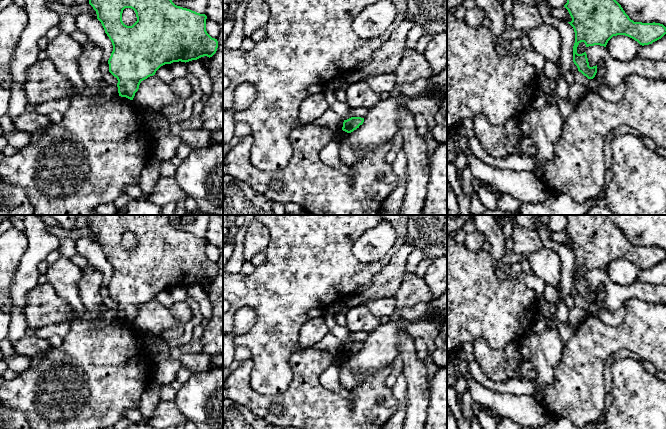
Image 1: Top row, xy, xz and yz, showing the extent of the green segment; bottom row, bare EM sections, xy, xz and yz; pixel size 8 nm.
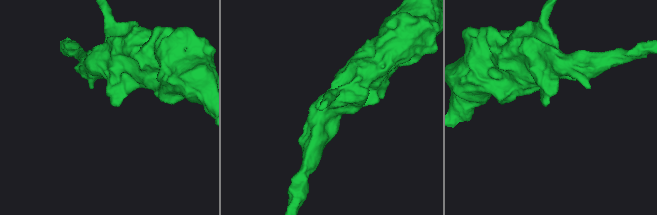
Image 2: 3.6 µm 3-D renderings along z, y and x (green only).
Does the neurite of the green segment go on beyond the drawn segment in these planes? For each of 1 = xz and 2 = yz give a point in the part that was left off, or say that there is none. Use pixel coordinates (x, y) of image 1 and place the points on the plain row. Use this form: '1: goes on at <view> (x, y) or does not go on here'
1: does not go on here
2: does not go on here

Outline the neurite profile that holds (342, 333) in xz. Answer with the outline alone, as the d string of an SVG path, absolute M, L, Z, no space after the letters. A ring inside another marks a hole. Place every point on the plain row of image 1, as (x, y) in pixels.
M335 325L331 330L335 337L337 337L343 344L351 342L349 335L351 333L350 329L347 326Z

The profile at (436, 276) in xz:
M447 257L432 260L423 277L434 299L447 291Z

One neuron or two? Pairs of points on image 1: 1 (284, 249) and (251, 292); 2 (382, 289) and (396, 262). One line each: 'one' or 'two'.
1: one
2: one

